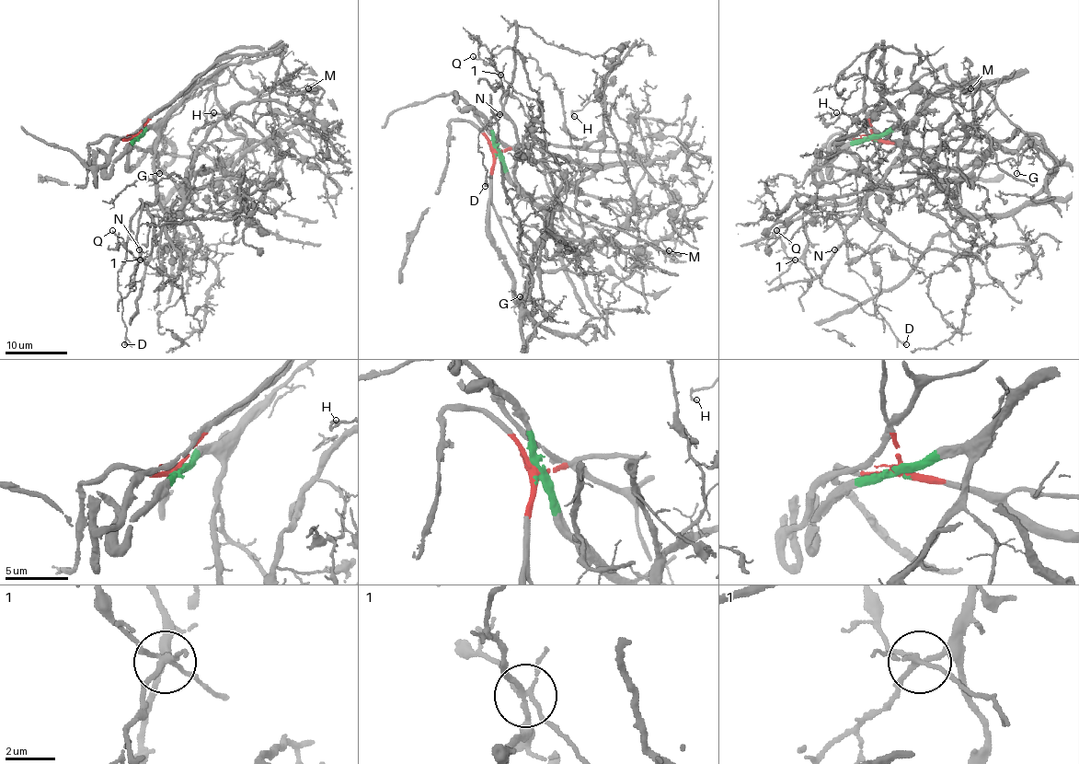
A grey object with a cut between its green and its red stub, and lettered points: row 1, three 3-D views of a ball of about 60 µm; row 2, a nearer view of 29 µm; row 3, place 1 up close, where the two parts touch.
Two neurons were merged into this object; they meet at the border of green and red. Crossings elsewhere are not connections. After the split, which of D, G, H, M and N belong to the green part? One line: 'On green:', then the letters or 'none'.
On green: D, G, M, N

